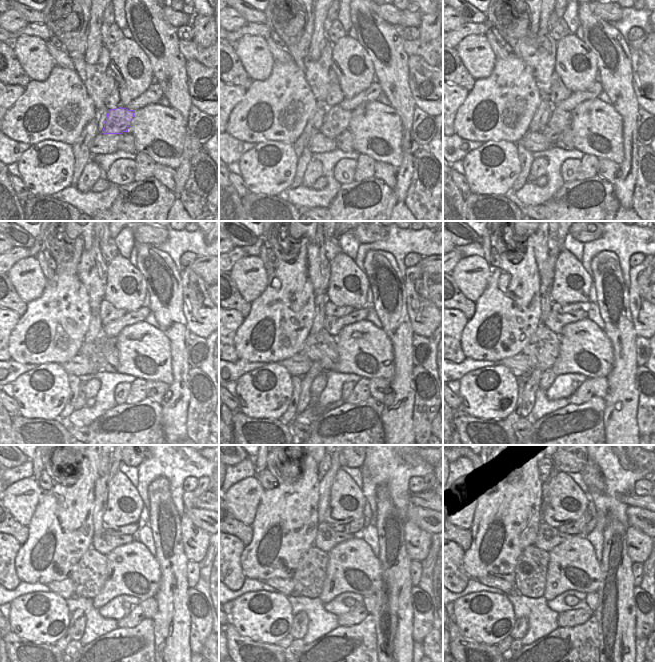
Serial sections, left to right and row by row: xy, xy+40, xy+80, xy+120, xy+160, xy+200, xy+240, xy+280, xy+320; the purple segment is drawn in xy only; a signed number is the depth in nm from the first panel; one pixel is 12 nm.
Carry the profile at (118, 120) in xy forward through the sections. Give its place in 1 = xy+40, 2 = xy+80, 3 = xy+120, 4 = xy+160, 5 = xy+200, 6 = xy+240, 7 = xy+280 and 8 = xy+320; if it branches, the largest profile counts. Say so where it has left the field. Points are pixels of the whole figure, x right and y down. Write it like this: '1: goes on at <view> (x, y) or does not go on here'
1: goes on at xy+40 (336, 121)
2: goes on at xy+80 (560, 120)
3: goes on at xy+120 (99, 361)
4: goes on at xy+160 (305, 389)
5: goes on at xy+200 (532, 383)
6: goes on at xy+240 (77, 625)
7: goes on at xy+280 (299, 627)
8: goes on at xy+320 (520, 629)

